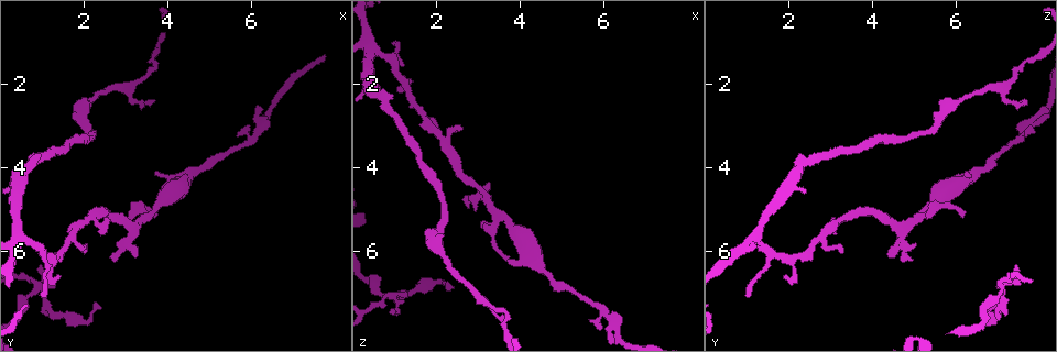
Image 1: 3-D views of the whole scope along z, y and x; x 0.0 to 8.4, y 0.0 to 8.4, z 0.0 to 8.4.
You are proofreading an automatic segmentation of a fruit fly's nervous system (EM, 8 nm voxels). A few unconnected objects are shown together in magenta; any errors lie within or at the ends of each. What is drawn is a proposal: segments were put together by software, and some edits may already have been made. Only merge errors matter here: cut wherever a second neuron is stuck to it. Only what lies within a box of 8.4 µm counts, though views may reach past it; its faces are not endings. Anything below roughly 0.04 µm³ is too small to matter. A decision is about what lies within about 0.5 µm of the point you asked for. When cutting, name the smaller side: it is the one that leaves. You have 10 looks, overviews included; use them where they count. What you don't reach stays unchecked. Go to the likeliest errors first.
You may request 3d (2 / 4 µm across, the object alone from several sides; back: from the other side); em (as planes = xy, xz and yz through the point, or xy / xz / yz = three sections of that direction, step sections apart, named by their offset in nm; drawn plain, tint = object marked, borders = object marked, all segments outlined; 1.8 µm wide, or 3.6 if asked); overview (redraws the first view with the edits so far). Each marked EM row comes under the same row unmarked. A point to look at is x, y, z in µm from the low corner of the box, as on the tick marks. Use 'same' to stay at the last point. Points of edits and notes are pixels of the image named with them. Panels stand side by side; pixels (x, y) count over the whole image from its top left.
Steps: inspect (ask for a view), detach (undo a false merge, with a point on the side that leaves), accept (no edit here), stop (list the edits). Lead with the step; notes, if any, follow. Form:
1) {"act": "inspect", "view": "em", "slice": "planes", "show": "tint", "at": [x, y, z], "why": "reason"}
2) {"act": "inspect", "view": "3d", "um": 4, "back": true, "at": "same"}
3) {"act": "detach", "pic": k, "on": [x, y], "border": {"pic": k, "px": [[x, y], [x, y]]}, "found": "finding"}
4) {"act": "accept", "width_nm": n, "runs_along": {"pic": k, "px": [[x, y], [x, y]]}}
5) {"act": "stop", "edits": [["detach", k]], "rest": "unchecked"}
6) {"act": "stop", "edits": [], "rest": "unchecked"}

{"act": "inspect", "view": "em", "slice": "planes", "show": "borders", "at": [0.90, 7.00, 7.05], "why": "narrows sharply"}

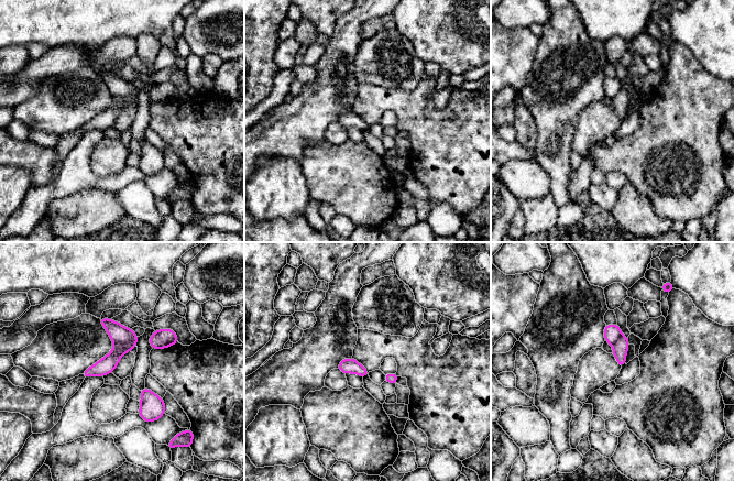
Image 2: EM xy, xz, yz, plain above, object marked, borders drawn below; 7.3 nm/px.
{"act": "detach", "pic": 2, "on": [118, 332], "width_nm": 110, "border": {"pic": 2, "px": [[135, 341], [114, 343]]}, "found": "two neurons meet here"}

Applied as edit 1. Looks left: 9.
{"act": "inspect", "view": "3d", "um": 2, "at": [2.25, 2.45, 6.05], "why": "calibre changes"}

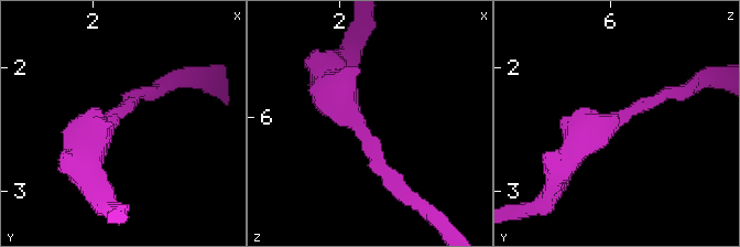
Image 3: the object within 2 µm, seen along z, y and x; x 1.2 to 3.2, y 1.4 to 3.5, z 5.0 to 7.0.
{"act": "inspect", "view": "em", "um": 3.6, "slice": "yz", "step": 16, "show": "tint", "at": [2.18, 2.36, 6.12], "why": "need the tissue"}

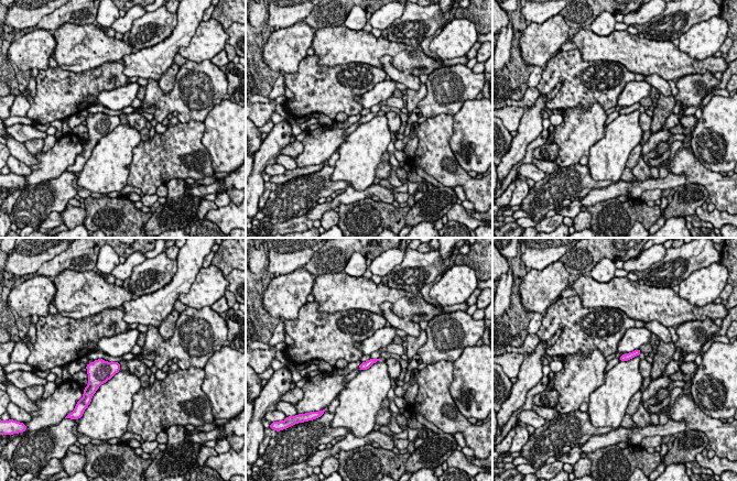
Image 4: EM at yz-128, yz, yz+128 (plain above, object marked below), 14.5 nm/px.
{"act": "accept", "found": "continuous, no second neuron"}

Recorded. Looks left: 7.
{"act": "inspect", "view": "3d", "um": 4, "at": [3.55, 5.15, 5.20], "why": "sudden change in width"}

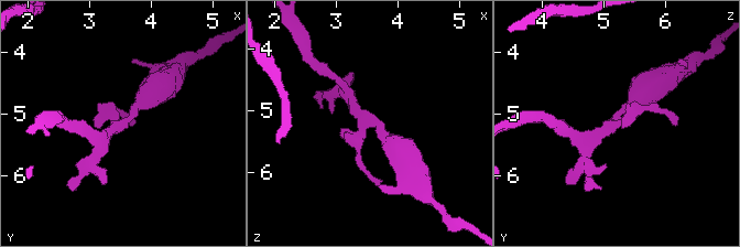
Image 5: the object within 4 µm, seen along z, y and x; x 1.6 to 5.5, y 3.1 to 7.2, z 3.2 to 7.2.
{"act": "inspect", "view": "em", "slice": "planes", "show": "tint", "at": [3.60, 5.10, 5.15], "why": "now the EM"}

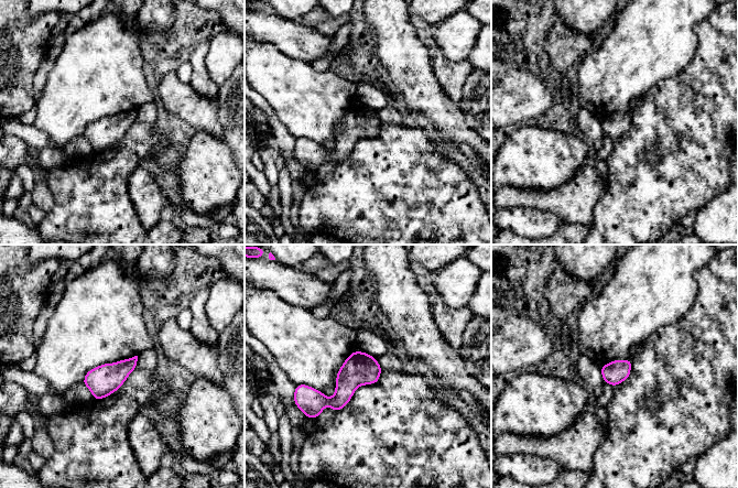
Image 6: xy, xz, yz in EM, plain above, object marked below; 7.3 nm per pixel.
{"act": "accept", "width_nm": 160, "found": "continuous, no second neuron"}

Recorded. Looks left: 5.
{"act": "inspect", "view": "em", "slice": "yz", "step": 8, "show": "tint", "at": [0.55, 5.70, 1.20]}

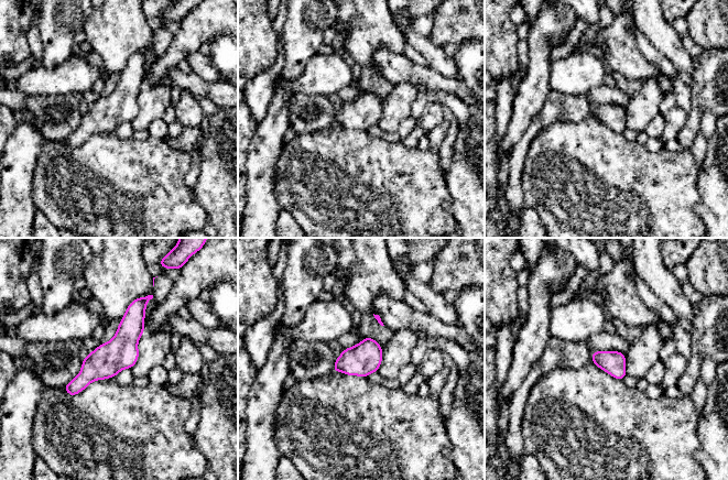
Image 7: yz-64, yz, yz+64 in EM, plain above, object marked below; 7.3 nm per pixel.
{"act": "inspect", "view": "em", "slice": "xz", "step": 4, "show": "tint", "at": "same", "why": "another direction"}

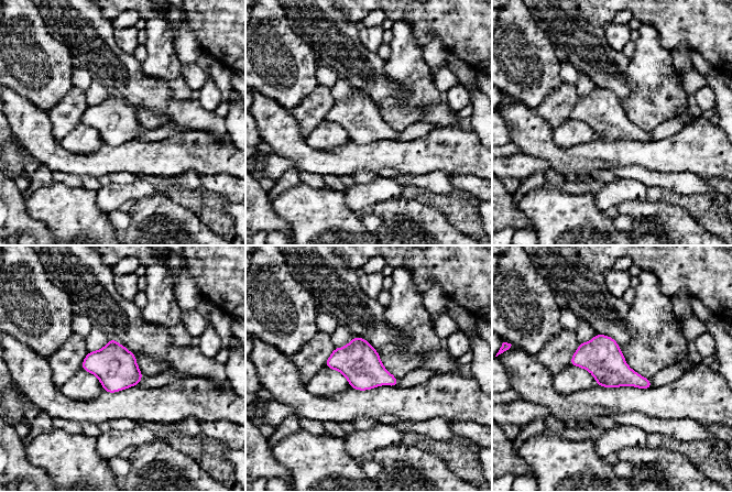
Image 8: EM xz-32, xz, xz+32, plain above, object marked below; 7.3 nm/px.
{"act": "accept", "found": "all the same neuron"}

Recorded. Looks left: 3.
{"act": "stop", "edits": [["detach", 2]], "rest": "unchecked"}

